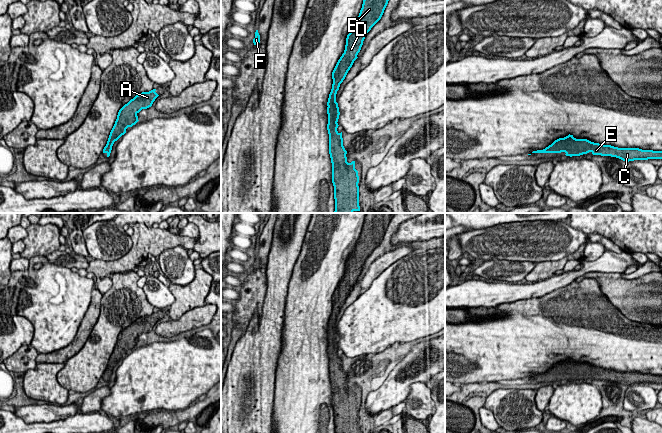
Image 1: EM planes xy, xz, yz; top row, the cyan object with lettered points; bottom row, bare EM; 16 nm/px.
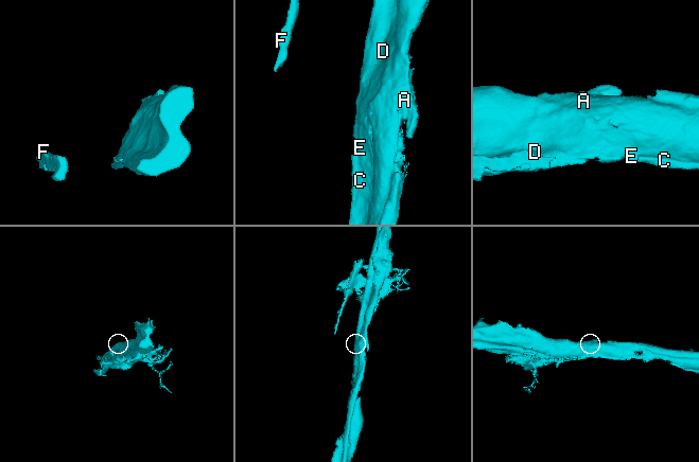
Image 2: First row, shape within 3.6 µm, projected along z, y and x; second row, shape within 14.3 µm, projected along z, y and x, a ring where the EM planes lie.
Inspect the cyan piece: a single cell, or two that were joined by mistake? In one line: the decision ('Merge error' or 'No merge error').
No merge error

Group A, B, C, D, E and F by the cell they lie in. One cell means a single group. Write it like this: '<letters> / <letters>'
A B C D E F

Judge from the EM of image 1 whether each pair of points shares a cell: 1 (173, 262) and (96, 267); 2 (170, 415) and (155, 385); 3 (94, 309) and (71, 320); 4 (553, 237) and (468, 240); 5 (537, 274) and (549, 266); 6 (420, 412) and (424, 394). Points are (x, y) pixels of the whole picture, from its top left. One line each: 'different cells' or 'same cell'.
1: different cells
2: different cells
3: different cells
4: same cell
5: same cell
6: same cell

